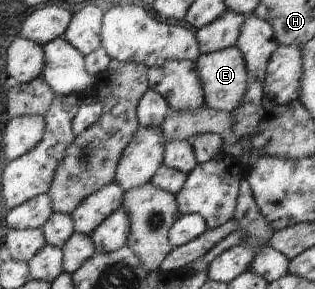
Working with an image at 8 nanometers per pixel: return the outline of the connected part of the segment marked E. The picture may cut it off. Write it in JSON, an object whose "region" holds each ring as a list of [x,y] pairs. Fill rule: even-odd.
{"region":[[[235,45],[196,59],[207,107],[232,112],[244,100],[248,86],[246,63]]]}

